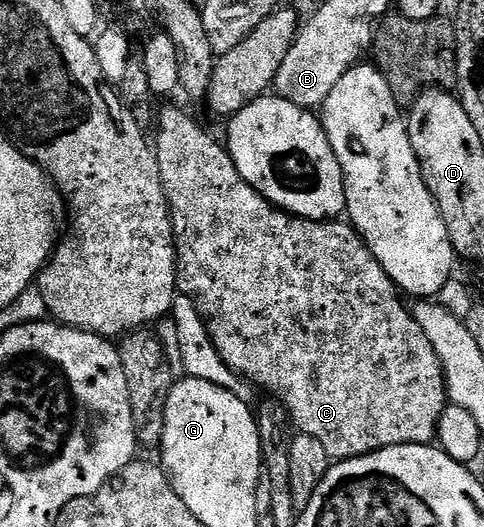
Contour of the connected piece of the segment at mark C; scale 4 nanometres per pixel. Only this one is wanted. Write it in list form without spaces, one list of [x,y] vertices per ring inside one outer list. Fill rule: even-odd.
[[[160,107],[155,116],[155,126],[154,150],[168,212],[172,215],[172,236],[176,238],[176,290],[179,294],[190,297],[194,309],[198,309],[208,328],[214,349],[218,349],[222,361],[230,365],[235,375],[247,379],[261,392],[268,391],[264,393],[277,399],[292,418],[293,428],[299,434],[315,437],[326,448],[329,460],[356,459],[360,455],[369,455],[407,443],[435,444],[440,418],[444,408],[449,406],[444,370],[438,361],[438,353],[434,353],[434,347],[430,345],[430,341],[426,341],[426,333],[422,333],[422,325],[418,325],[413,317],[409,304],[403,303],[405,300],[395,281],[389,277],[386,269],[382,269],[382,265],[378,265],[364,240],[357,235],[356,228],[344,221],[298,219],[287,211],[273,207],[241,177],[227,146],[221,140],[219,143],[214,136],[207,135],[182,108]]]

